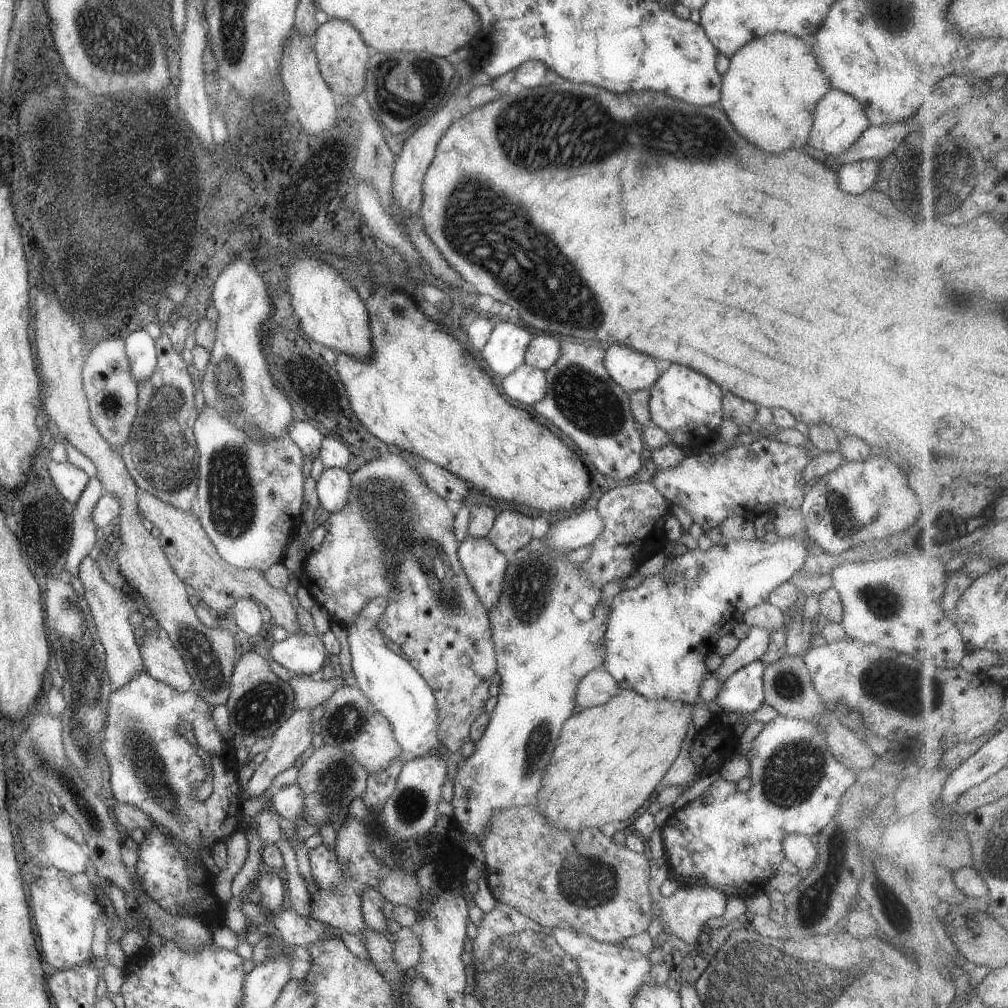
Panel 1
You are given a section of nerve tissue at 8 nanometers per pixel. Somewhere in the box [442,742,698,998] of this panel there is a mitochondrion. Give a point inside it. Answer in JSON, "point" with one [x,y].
{"point":[584,882]}

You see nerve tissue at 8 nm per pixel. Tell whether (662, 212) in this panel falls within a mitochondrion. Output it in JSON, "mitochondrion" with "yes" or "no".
{"mitochondrion":"no"}

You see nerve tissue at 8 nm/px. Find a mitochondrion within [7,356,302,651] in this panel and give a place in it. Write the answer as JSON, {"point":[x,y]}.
{"point":[161,451]}

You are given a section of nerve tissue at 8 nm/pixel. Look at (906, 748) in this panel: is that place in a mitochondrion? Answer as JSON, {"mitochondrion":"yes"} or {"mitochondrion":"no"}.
{"mitochondrion":"no"}

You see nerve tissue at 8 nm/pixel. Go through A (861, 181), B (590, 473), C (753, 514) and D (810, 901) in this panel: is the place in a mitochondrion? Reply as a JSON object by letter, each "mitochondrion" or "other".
{"A":"other","B":"other","C":"other","D":"mitochondrion"}

